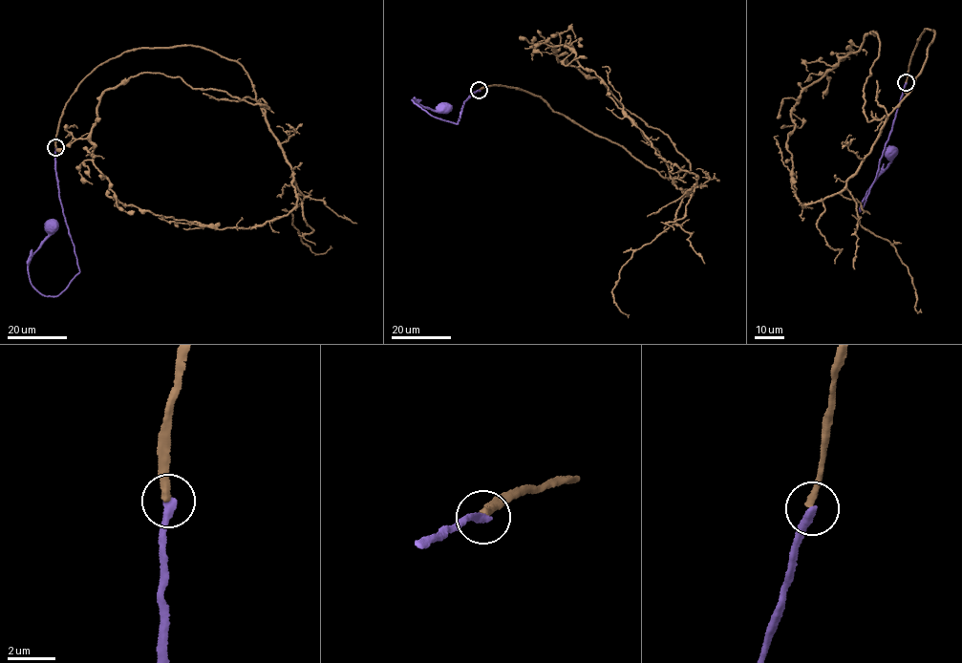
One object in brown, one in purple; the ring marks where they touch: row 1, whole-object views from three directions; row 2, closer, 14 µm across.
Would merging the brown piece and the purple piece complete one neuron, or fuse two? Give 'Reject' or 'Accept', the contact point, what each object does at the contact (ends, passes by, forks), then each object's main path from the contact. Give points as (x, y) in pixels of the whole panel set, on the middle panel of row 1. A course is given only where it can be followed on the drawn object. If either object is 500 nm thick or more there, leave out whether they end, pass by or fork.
Reject. Place: (479, 90). At the ring brown ends. At the ring purple ends. Course of brown: (479, 91), (504, 85), (543, 98), (687, 194), (697, 176), (656, 153), (575, 53), (563, 62), (587, 57). Course of purple: (479, 91), (463, 102), (456, 124), (431, 115), (412, 99), (435, 110), (439, 104), (443, 107)

